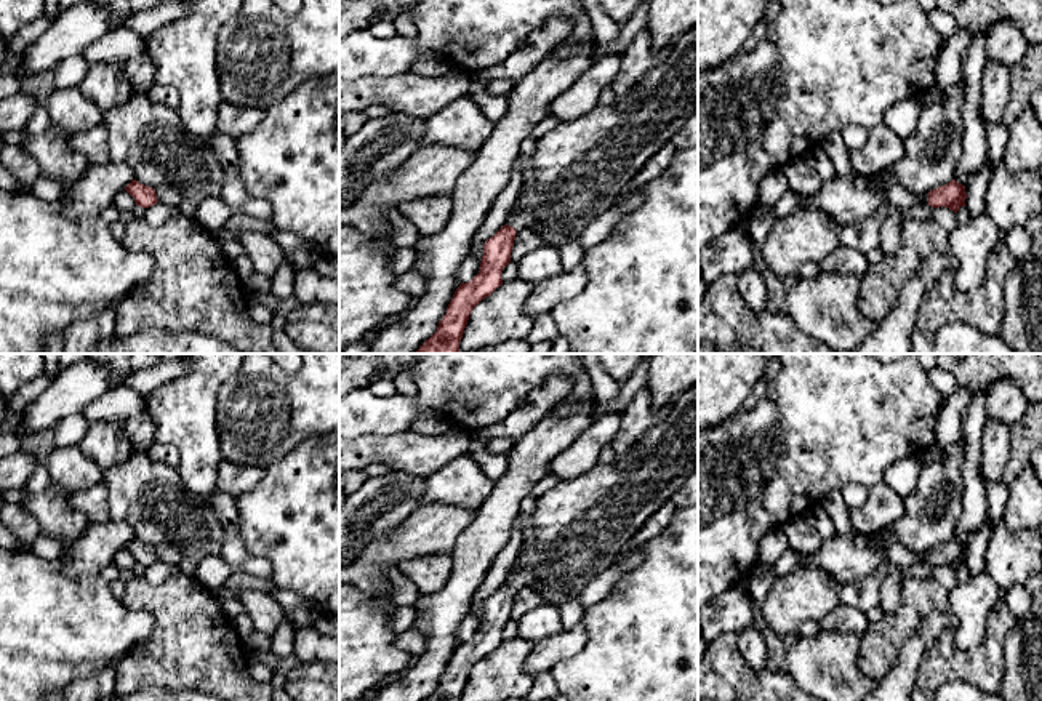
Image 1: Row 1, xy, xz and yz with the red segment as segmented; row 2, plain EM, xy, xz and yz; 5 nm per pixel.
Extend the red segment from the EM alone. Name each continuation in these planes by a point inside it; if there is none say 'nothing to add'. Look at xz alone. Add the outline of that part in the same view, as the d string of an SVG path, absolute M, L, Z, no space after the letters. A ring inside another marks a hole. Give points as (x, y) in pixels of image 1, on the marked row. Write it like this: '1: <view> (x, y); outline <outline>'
1: xz (519, 220); outline M514 211L507 219L507 226L514 227L517 232L528 229L538 234L538 221L530 211Z

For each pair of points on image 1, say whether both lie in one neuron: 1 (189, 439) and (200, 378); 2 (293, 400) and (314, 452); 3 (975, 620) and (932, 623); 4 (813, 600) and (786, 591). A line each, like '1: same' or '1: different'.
1: same
2: different
3: different
4: same

